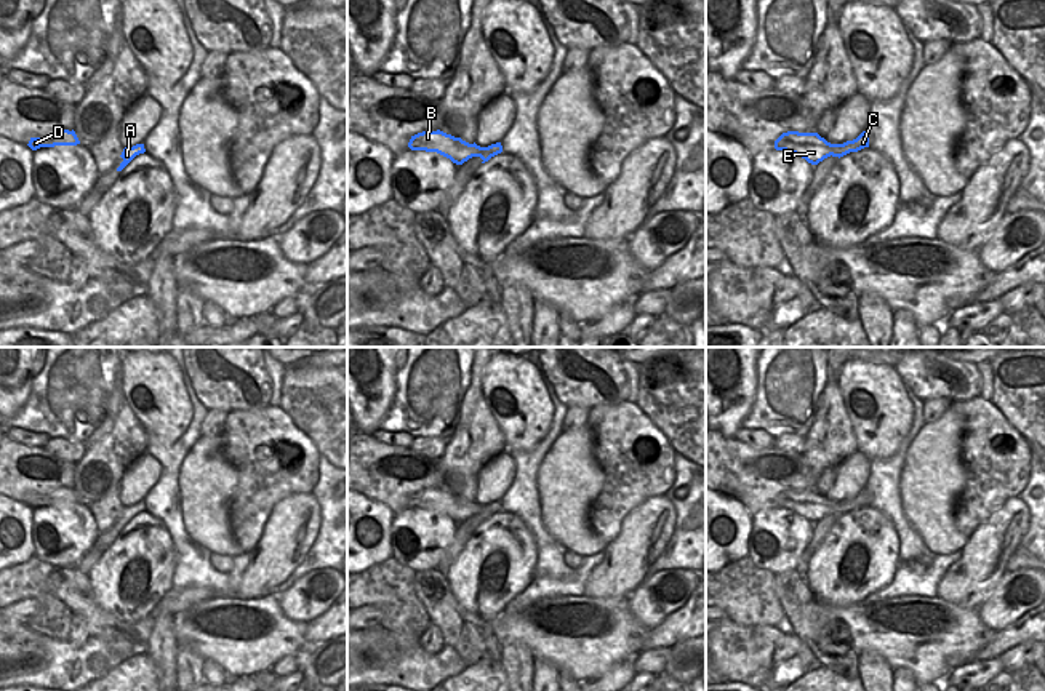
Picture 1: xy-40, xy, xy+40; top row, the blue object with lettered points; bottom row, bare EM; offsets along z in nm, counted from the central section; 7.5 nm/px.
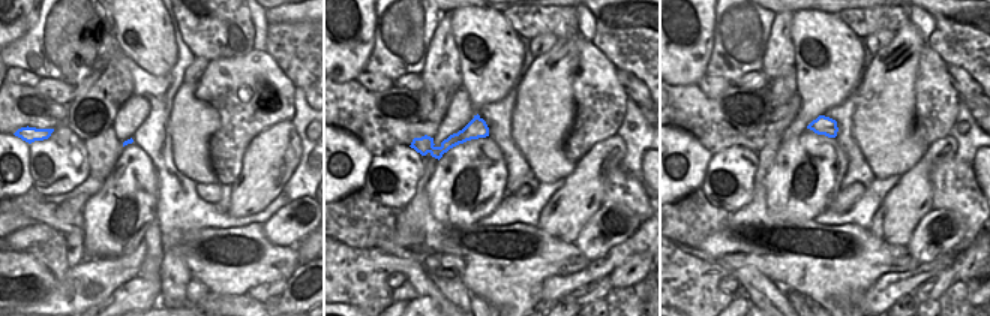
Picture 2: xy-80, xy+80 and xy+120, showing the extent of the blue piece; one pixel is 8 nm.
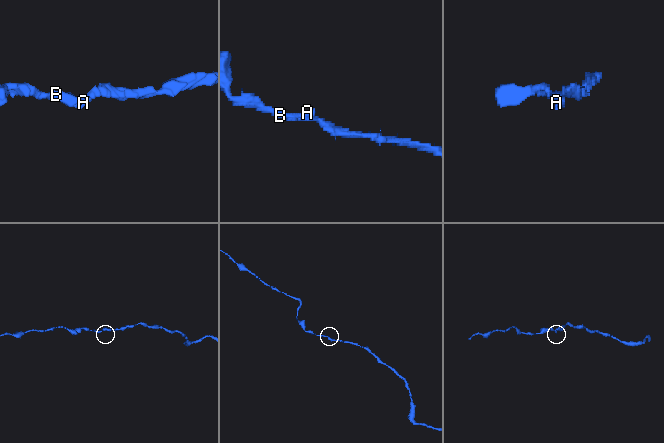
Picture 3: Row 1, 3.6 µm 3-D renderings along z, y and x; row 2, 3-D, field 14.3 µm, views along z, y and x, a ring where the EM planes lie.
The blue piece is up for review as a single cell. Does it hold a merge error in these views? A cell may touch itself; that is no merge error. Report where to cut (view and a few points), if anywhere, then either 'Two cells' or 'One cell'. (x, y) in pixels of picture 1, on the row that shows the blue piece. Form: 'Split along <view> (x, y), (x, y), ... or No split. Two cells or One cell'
No split. One cell

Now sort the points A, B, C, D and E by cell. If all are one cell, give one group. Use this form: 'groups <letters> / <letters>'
groups A B C D E

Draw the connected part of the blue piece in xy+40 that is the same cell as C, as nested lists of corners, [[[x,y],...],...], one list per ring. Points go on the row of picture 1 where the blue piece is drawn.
[[[787,131],[783,133],[775,141],[776,150],[792,152],[802,158],[805,158],[811,165],[818,165],[827,157],[843,157],[850,152],[858,152],[864,147],[869,147],[869,136],[863,131],[856,139],[847,141],[843,144],[831,144],[818,133],[799,133]]]

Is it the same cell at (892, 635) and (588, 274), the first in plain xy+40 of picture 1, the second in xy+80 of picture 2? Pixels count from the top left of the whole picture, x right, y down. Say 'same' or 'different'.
different

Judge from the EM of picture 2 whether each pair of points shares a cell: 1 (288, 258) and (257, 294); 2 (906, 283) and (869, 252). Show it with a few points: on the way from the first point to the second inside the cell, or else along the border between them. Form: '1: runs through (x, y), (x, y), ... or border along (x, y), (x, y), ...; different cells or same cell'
1: border along (285, 280), (261, 282), (246, 294); different cells
2: border along (920, 265), (905, 271), (887, 271), (861, 289); different cells

